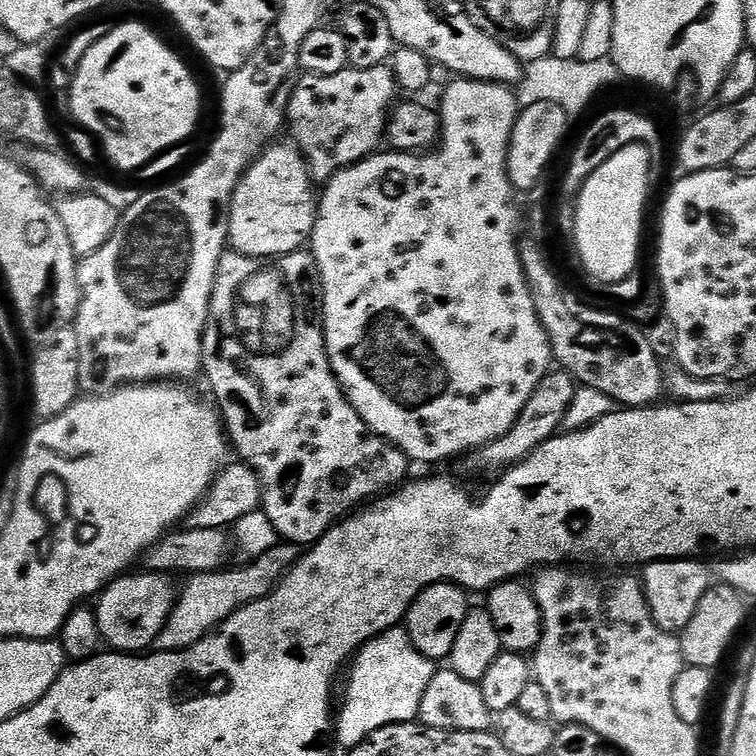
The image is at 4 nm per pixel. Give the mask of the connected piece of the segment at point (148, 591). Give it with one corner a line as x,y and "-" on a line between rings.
145,571
144,576
117,576
105,587
94,604
101,641
109,649
125,654
140,654
151,649
172,616
178,595
167,575

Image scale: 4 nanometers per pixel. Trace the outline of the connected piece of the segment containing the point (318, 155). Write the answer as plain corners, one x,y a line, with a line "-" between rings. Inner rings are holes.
379,64
373,68
349,66
338,74
329,76
305,75
297,83
292,101
288,103
286,128
287,131
292,131
291,143
300,149
300,155
308,163
308,171
311,172
313,181
333,180
343,168
373,155
385,143
386,125
397,100
396,79
388,64

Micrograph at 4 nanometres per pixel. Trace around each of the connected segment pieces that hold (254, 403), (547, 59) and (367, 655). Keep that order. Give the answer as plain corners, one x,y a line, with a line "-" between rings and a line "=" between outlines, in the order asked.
301,250
286,254
284,256
284,270
286,270
288,280
290,280
292,284
314,284
314,286
306,286
304,290
294,290
294,292
298,292
298,308
288,308
288,302
282,302
282,308
274,308
274,310
268,310
268,312
266,312
266,314
272,314
272,312
274,312
274,316
278,316
278,318
264,316
266,324
264,324
264,338
262,338
262,340
264,340
264,346
268,346
268,340
270,340
270,348
268,348
268,350
266,350
266,348
264,348
264,352
258,352
258,348
256,348
256,352
254,352
254,350
242,350
240,344
238,344
234,338
230,340
230,336
228,336
228,330
230,330
230,314
232,314
232,292
236,290
236,286
238,286
248,274
254,272
254,257
244,256
241,252
225,251
223,258
220,259
218,270
216,271
216,281
214,282
212,301
210,302
210,310
208,311
208,325
204,328
204,362
202,365
202,376
203,379
208,379
208,384
212,387
213,398
211,397
211,399
219,411
220,419
226,429
226,436
230,441
231,447
232,444
236,447
236,452
240,455
237,457
239,457
243,463
247,464
249,468
255,470
260,479
260,483
264,485
262,511
268,516
270,522
273,523
274,530
277,532
279,539
297,546
311,546
315,544
317,540
321,540
322,537
331,530
333,524
345,519
349,513
359,509
365,502
371,501
381,494
391,493
397,486
403,485
406,480
404,475
408,472
410,461
403,452
398,451
394,445
388,443
388,441
384,440
378,434
374,434
370,430
370,426
366,426
366,422
362,422
358,410
354,410
354,406
346,398
346,394
341,390
340,384
336,380
334,370
330,366
330,358
326,350
326,342
324,341
320,271
318,270
316,260
312,256
311,251
=
551,54
542,57
540,60
533,60
525,67
524,75
518,85
518,99
521,105
537,104
538,102
554,102
554,106
562,106
562,110
567,112
569,117
576,118
579,112
584,112
588,108
588,103
599,94
603,88
611,86
615,80
621,79
618,66
610,58
602,62
582,62
579,58
575,60
563,60
=
397,626
387,628
382,635
373,640
367,640
360,647
351,661
352,673
348,676
348,689
344,692
344,705
339,705
338,715
334,720
334,740
341,744
345,750
356,748
374,730
382,730
391,724
411,724
420,715
422,694
426,694
426,686
430,686
430,678
434,678
437,665
430,658
426,658
412,645
408,636
407,627

